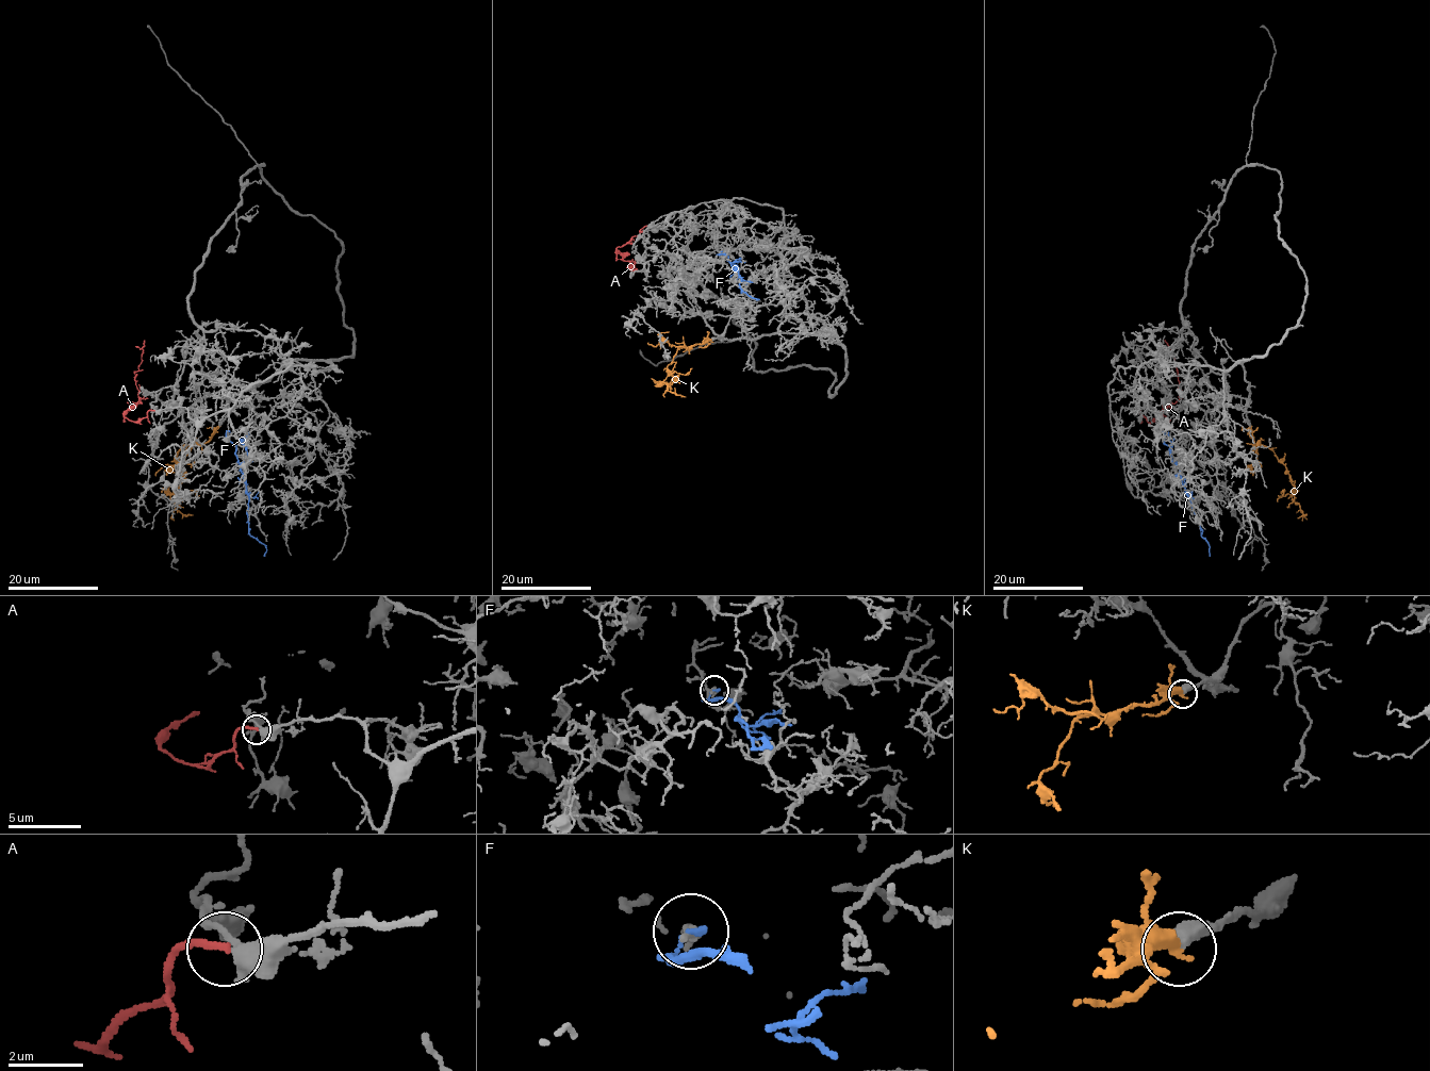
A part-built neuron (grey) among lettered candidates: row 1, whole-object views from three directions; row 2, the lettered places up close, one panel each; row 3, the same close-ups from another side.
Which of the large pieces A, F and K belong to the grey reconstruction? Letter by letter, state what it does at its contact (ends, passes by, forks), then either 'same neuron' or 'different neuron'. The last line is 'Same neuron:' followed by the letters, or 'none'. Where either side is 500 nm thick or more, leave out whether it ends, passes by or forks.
A: it ends; same neuron
F: it ends; different neuron
K: it ends; same neuron
Same neuron: A, K

